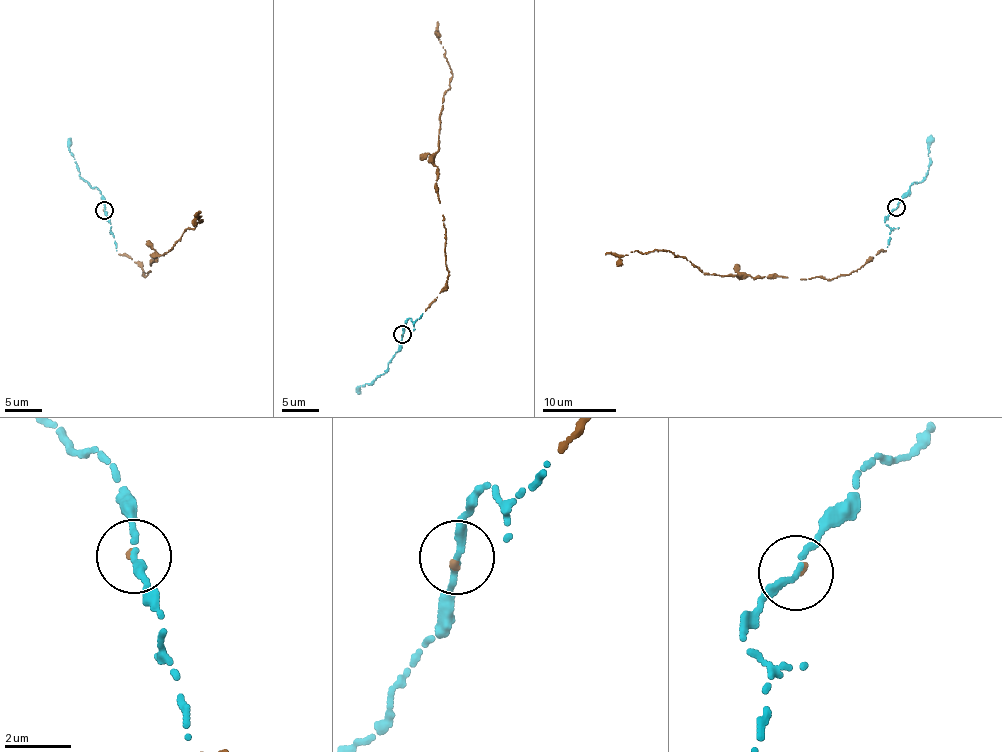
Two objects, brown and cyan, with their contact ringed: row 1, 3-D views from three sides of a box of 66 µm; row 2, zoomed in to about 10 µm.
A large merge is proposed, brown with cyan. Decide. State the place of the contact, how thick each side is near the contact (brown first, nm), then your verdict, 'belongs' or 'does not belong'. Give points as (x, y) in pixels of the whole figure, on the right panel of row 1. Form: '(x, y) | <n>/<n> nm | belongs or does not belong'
(896, 207) | 130/190 nm | belongs

